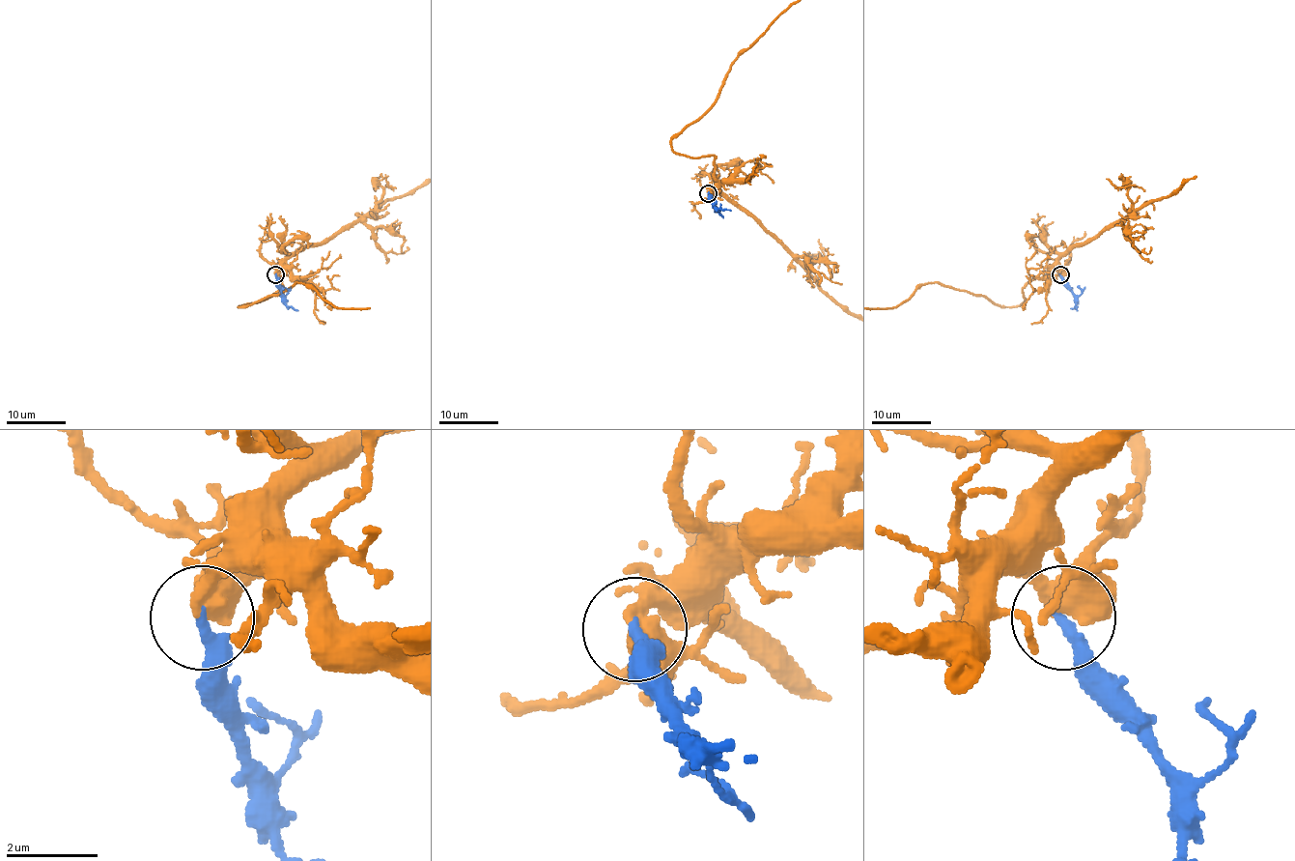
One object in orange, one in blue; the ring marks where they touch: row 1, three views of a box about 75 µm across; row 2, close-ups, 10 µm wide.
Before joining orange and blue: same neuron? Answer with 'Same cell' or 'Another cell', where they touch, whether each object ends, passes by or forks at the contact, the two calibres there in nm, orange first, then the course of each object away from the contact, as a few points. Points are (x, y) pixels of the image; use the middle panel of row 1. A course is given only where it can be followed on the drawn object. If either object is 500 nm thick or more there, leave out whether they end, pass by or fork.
Same cell. Place: (708, 193). At the ring orange passes by. At the ring blue ends. Thickness 420 nm (orange) against 320 nm. Course of orange: (708, 193), (717, 183), (714, 157), (680, 155), (671, 140), (711, 106), (730, 65). Course of blue: (708, 193), (718, 209), (730, 210)

